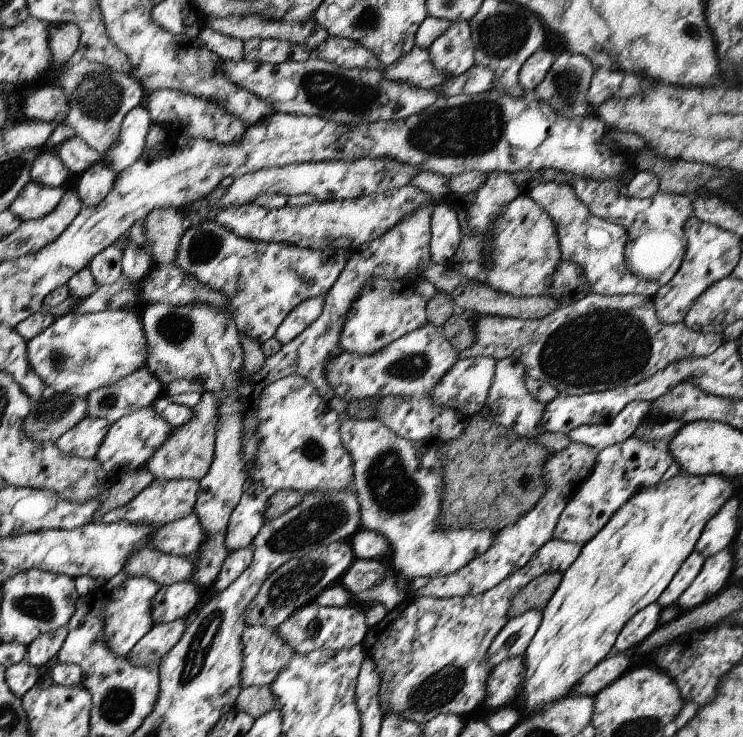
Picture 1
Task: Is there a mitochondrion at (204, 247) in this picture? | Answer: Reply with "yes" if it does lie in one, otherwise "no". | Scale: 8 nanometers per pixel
yes

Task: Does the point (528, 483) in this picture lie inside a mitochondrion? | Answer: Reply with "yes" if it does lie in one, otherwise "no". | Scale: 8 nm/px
yes

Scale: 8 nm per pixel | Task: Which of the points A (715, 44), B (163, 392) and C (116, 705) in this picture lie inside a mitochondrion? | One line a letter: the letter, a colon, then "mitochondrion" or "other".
A: other
B: other
C: mitochondrion

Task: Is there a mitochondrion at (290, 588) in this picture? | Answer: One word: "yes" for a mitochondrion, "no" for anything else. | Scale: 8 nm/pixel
yes

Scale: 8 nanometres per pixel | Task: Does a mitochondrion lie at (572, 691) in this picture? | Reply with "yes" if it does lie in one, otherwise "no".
no

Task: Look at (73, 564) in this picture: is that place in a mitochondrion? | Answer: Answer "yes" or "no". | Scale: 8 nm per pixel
no

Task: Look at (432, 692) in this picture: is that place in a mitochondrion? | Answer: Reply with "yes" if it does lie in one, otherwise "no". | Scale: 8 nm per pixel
yes

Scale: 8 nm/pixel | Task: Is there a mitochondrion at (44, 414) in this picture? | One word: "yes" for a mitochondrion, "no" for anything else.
yes

